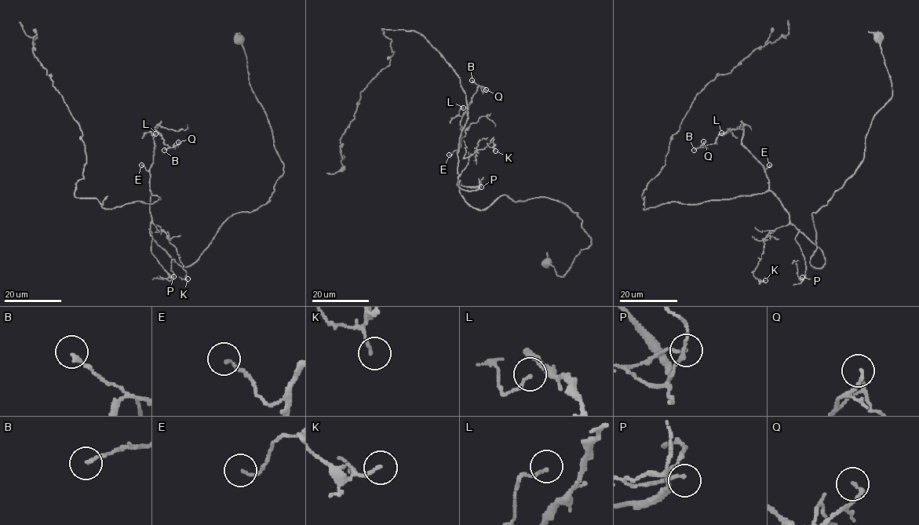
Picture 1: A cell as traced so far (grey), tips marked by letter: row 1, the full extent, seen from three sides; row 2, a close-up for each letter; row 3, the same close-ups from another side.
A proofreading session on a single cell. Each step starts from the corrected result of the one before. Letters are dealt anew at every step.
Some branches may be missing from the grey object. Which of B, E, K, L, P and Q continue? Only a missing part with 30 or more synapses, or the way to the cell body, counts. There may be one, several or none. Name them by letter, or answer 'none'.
none

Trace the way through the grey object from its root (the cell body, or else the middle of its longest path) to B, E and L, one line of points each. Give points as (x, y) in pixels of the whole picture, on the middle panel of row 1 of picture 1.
B: (458, 150), (461, 130), (461, 120), (479, 85), (472, 80)
E: (458, 150), (457, 154), (454, 151), (449, 154)
L: (458, 150), (461, 130), (459, 111), (463, 107)

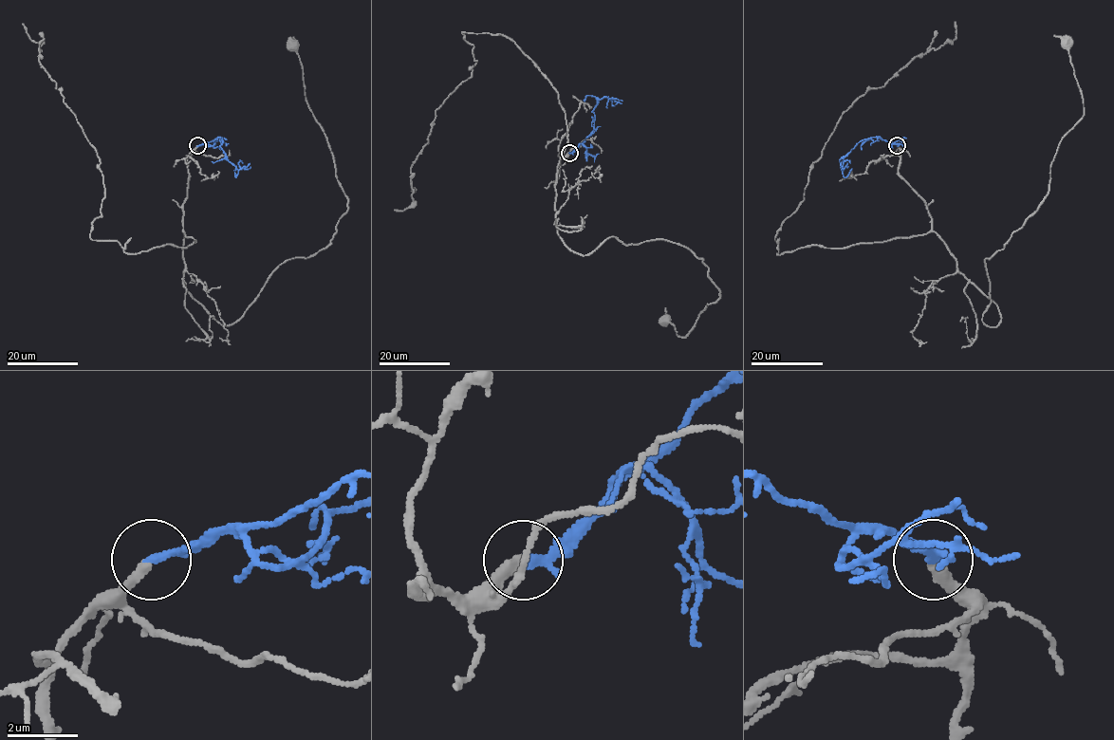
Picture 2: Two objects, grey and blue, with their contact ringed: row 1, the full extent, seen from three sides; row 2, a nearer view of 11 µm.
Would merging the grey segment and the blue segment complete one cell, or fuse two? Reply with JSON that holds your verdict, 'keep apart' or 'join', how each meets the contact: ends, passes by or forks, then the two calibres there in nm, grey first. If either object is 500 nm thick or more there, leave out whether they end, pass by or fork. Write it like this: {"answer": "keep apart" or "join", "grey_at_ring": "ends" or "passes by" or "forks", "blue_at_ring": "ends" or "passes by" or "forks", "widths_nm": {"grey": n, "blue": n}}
{"answer": "join", "grey_at_ring": "ends", "blue_at_ring": "ends", "widths_nm": {"grey": 320, "blue": 280}}

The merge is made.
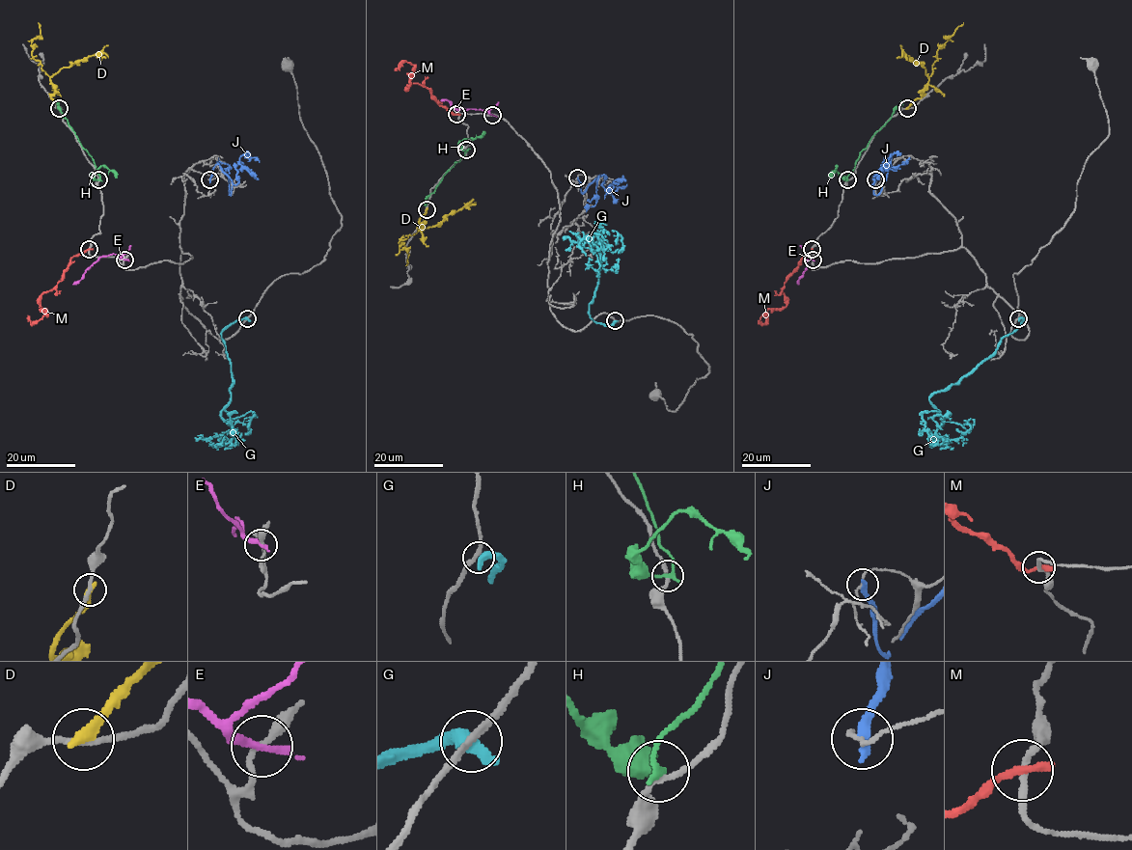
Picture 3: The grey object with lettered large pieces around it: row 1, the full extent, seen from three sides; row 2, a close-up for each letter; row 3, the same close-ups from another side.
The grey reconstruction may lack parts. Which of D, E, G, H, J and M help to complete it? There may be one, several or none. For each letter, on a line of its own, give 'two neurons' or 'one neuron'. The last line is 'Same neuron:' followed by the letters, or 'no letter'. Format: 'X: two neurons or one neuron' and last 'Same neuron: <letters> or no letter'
D: two neurons
E: two neurons
G: two neurons
H: two neurons
J: two neurons
M: two neurons
Same neuron: no letter

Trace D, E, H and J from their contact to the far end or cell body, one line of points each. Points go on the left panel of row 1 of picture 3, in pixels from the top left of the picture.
D: (59, 108), (51, 97), (50, 77), (33, 57), (31, 42), (41, 35), (38, 22)
E: (124, 259), (114, 254), (102, 256), (72, 284)
H: (98, 179), (94, 159), (59, 109), (57, 100)
J: (209, 180), (216, 164), (232, 182), (231, 194), (228, 164), (221, 163), (218, 157)

